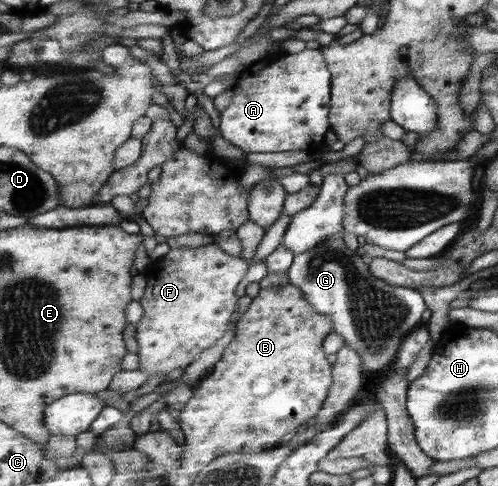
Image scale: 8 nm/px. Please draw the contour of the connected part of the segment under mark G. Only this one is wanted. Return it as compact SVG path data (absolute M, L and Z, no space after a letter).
M345 230L338 232L326 241L318 243L318 246L306 249L304 253L296 255L288 277L292 284L304 292L309 304L312 304L316 311L330 317L334 331L344 338L345 344L352 345L352 348L356 349L358 355L362 357L365 374L377 374L380 379L384 372L392 366L392 363L397 361L404 340L420 325L427 305L419 290L393 286L394 284L388 284L388 282L380 280L378 276L374 276L368 261L359 256L356 249L350 250L346 246L345 234Z

